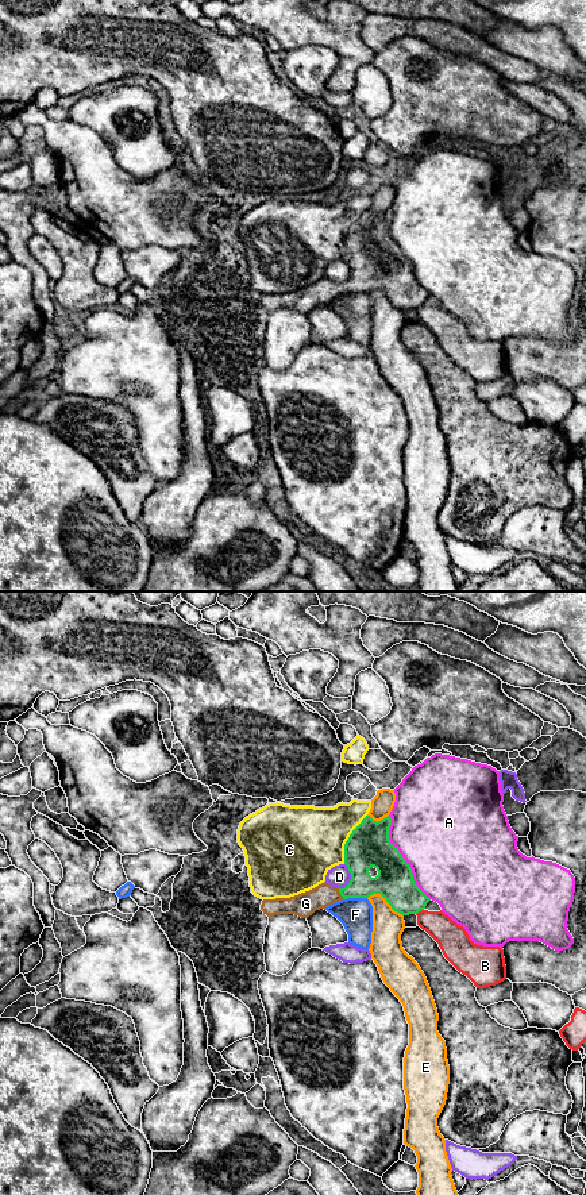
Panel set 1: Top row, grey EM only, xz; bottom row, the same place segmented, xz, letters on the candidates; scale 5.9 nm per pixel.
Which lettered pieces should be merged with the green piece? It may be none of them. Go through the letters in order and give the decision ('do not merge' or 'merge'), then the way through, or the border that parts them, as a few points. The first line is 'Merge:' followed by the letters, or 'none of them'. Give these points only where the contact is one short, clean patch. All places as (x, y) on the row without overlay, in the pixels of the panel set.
Merge: G
A: do not merge
B: do not merge
C: do not merge
D: do not merge
E: do not merge
F: do not merge
G: merge | across xz (359, 253), (359, 274), (340, 289), (326, 289), (305, 299)

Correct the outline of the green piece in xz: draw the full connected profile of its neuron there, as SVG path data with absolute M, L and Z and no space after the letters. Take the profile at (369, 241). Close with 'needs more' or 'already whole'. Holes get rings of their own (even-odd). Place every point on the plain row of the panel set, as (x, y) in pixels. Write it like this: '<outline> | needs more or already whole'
M390 209L378 217L366 211L352 225L344 239L344 259L351 269L351 275L344 284L336 284L324 277L309 286L290 293L263 294L261 300L263 309L269 313L275 309L294 309L308 313L316 305L325 304L342 294L369 293L373 289L381 289L392 304L402 311L417 309L424 305L431 294L416 281L410 261L390 238L390 220Z | needs more

